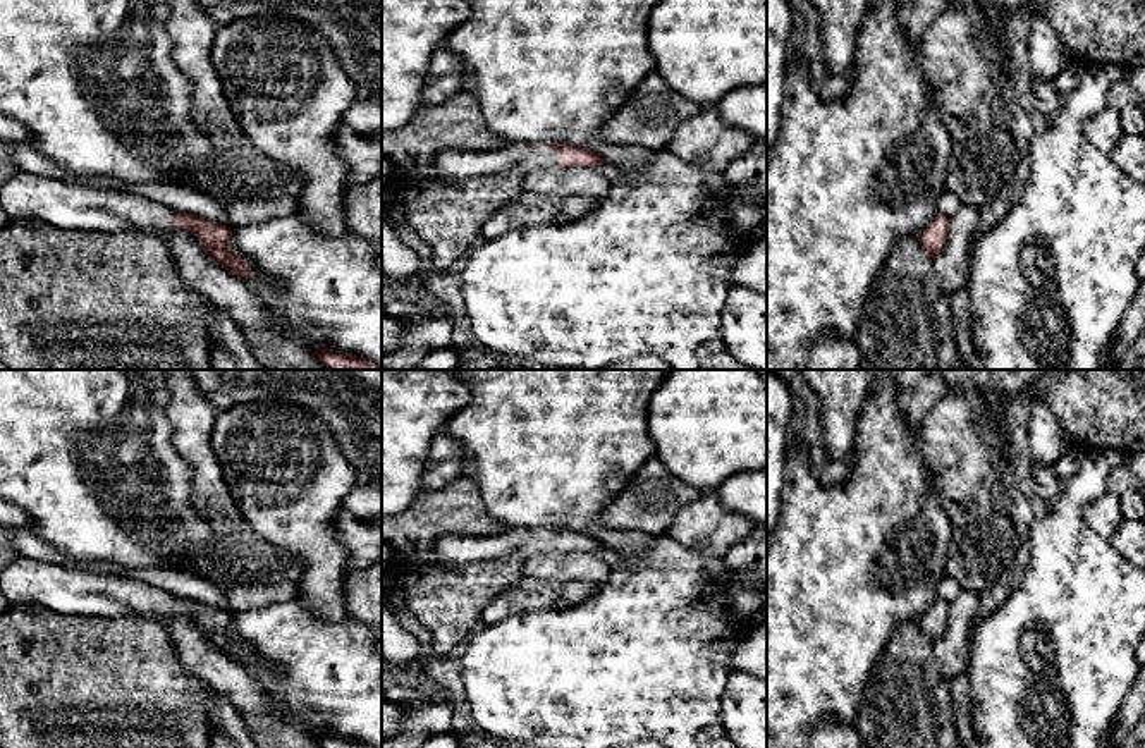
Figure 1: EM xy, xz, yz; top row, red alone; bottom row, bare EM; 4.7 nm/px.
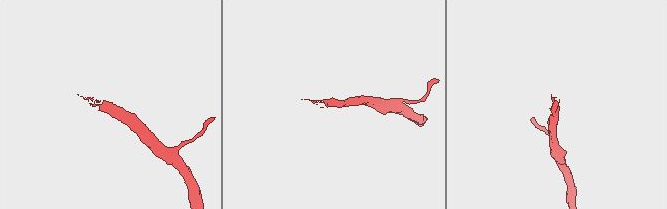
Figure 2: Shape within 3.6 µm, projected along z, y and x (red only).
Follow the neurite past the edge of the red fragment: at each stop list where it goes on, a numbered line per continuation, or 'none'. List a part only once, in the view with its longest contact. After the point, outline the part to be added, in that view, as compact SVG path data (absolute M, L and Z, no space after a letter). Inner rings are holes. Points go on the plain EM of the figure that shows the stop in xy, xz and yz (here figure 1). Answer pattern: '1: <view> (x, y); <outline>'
1: xz (454, 551); M514 528L499 536L450 535L433 545L433 554L447 566L468 566L471 562L504 559L511 554L523 554L528 559L555 550L559 550L559 538L554 531Z

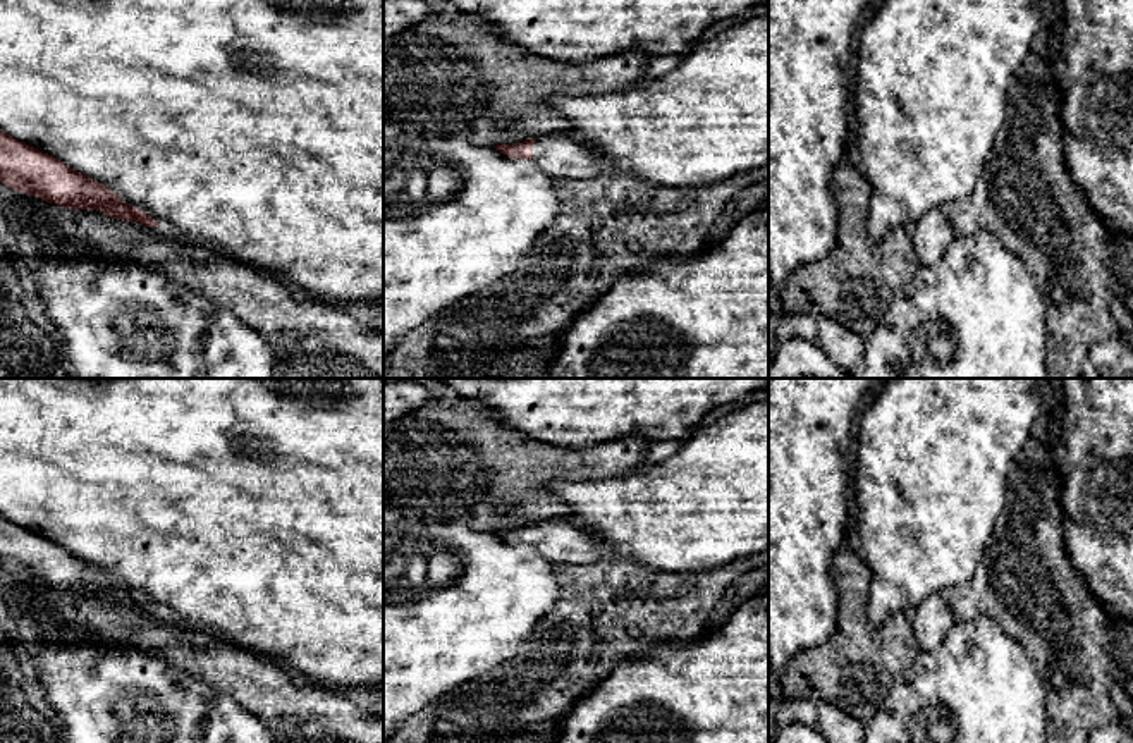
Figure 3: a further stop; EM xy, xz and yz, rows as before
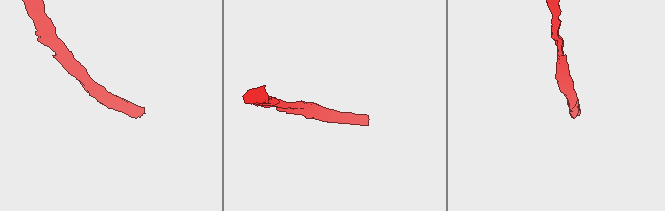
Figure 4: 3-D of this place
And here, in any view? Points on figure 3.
1: xz (561, 542); M566 519L535 525L533 547L554 564L590 564L609 557L603 542L579 525Z

